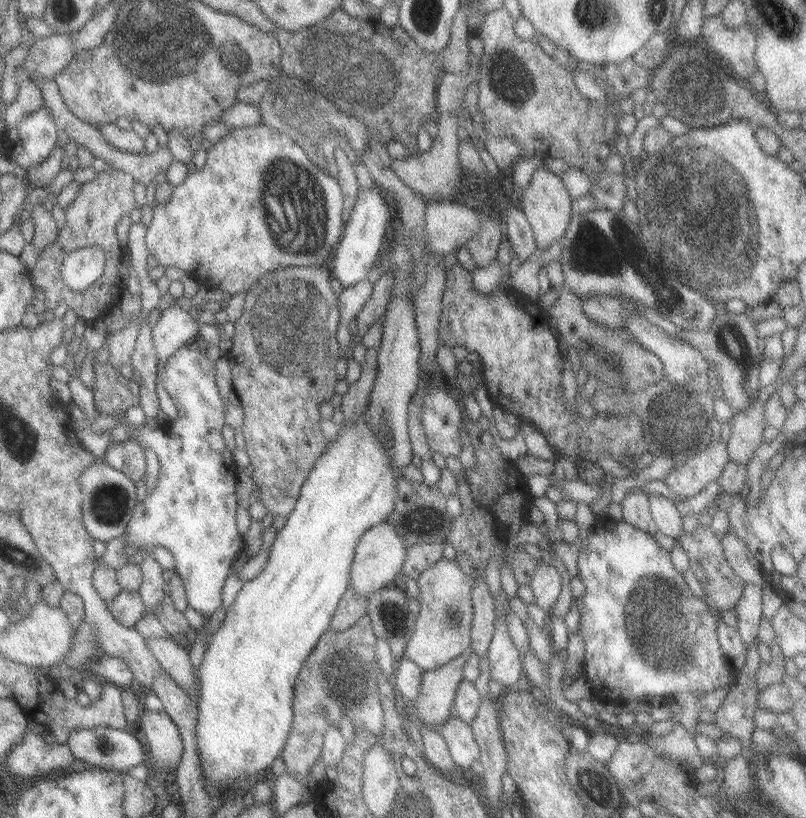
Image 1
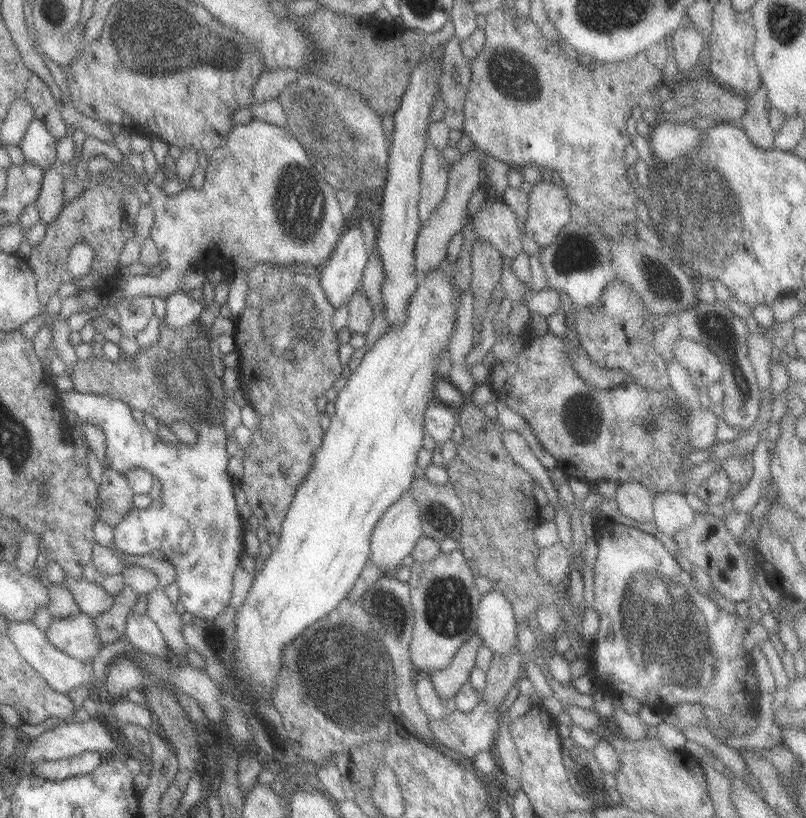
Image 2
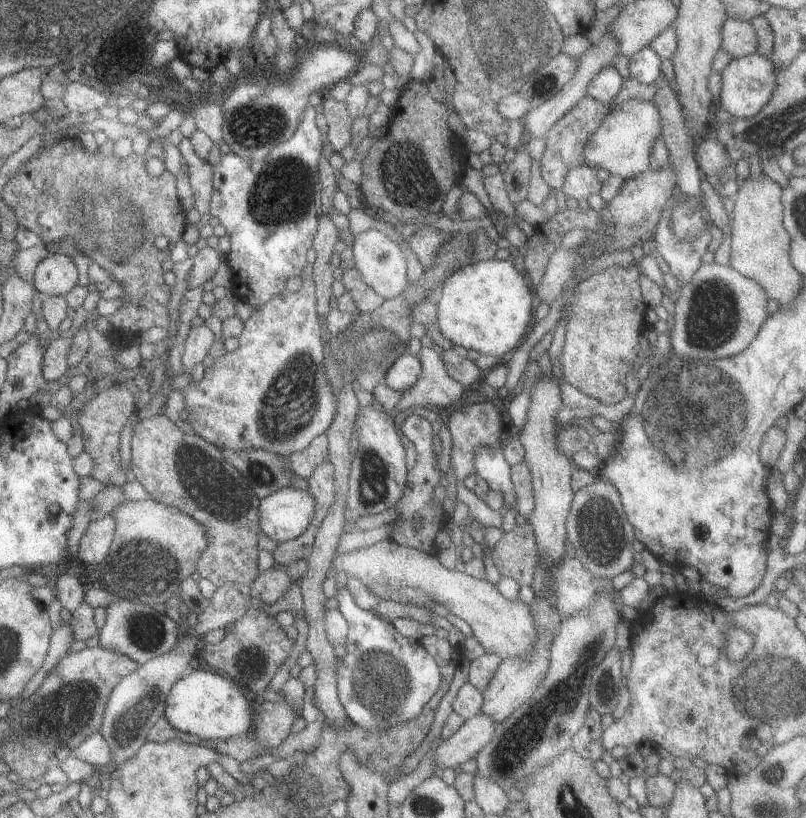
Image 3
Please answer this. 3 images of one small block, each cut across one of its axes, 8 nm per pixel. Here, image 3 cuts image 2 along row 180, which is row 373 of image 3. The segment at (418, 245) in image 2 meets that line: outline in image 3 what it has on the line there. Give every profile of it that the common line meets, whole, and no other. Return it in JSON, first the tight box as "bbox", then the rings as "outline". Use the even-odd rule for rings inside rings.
{"bbox":[439,349,481,391],"outline":[[[452,349],[439,350],[446,373],[458,382],[466,391],[470,391],[480,380],[481,371],[473,361],[461,357]]]}

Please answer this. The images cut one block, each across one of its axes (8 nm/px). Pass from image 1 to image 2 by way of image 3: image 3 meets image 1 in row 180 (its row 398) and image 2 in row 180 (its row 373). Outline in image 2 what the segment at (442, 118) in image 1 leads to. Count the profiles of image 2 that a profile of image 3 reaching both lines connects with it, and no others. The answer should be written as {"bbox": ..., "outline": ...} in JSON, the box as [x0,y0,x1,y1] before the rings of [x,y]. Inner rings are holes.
{"bbox":[417,145,451,224],"outline":[[[426,145],[419,162],[419,203],[417,212],[422,224],[435,206],[443,199],[447,187],[447,175],[451,164],[441,156],[439,150]]]}

